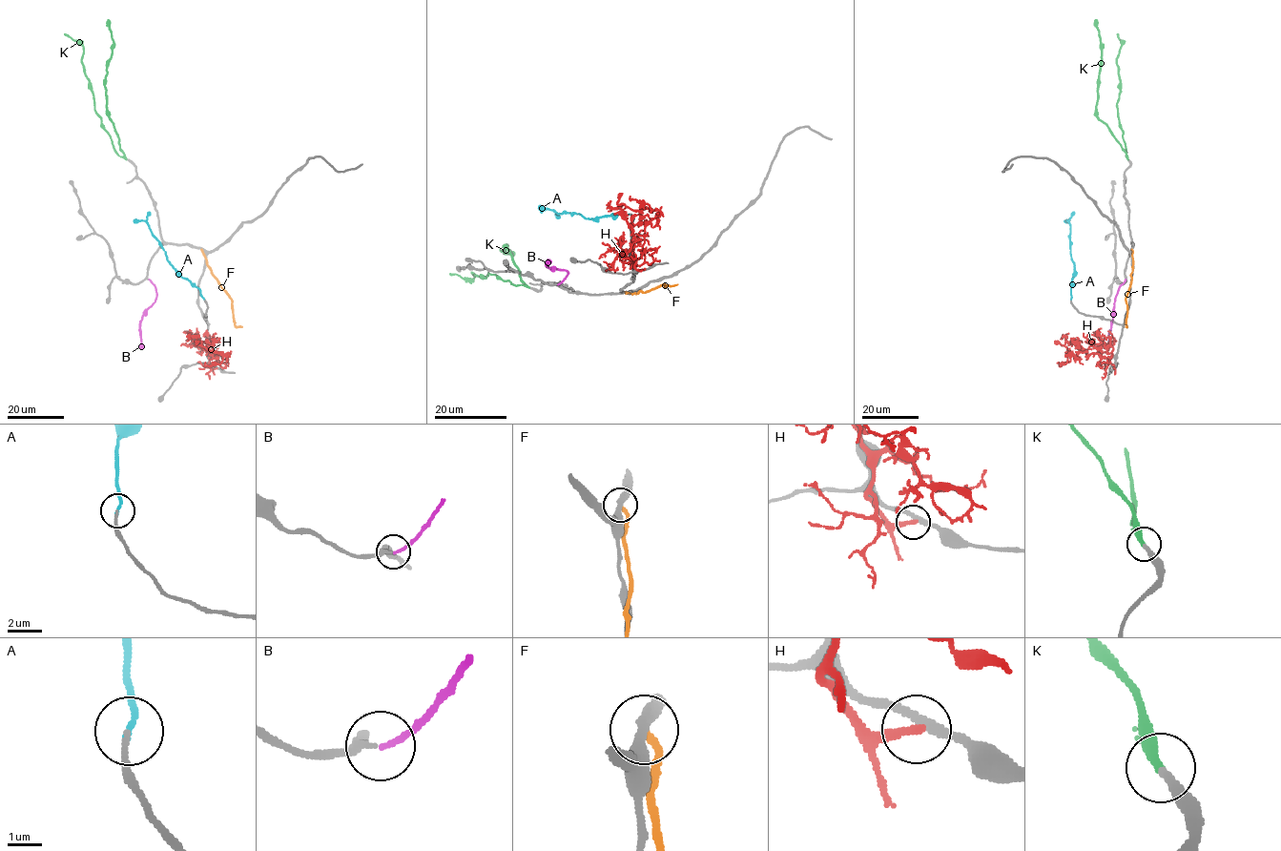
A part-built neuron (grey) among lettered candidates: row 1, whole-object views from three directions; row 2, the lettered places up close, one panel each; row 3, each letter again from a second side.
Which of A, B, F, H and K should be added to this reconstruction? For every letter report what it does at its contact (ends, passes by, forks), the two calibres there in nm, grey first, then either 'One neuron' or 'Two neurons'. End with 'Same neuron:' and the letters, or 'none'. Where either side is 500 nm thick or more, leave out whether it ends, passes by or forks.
A: It ends there. Thickness 170 nm (grey) against 160 nm. One neuron
B: It ends there. Thickness 180 nm (grey) against 150 nm. One neuron
F: It ends there. Thickness 320 nm (grey) against 260 nm. Two neurons
H: It ends there. Thickness 240 nm (grey) against 240 nm. Two neurons
K: It ends there. Thickness 200 nm (grey) against 300 nm. One neuron
Same neuron: A, B, K

